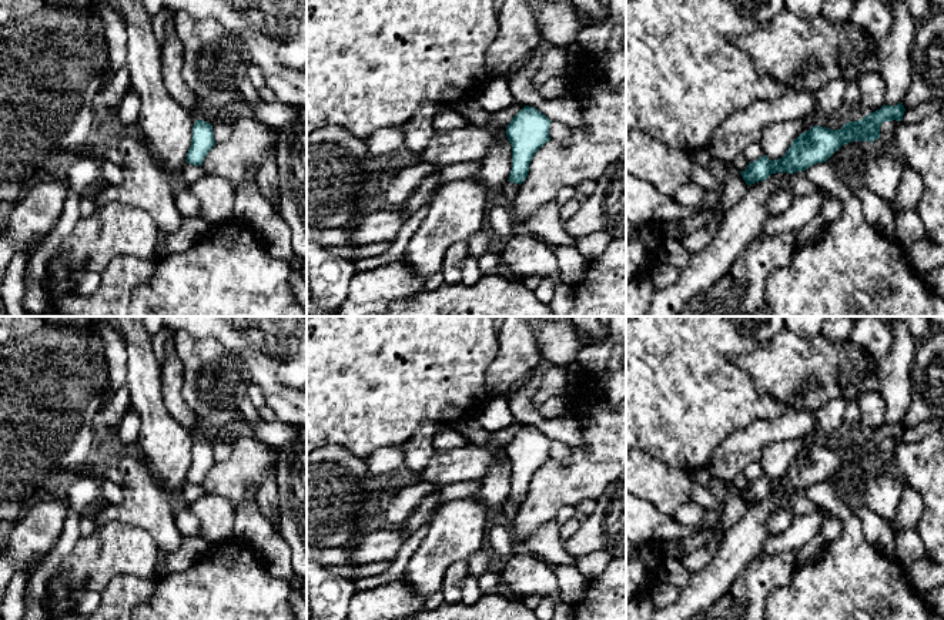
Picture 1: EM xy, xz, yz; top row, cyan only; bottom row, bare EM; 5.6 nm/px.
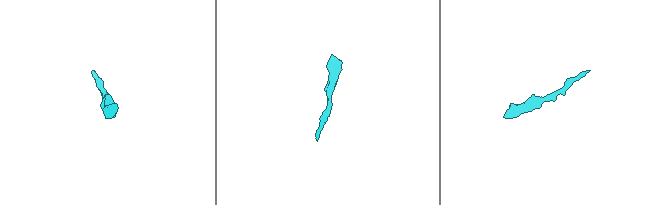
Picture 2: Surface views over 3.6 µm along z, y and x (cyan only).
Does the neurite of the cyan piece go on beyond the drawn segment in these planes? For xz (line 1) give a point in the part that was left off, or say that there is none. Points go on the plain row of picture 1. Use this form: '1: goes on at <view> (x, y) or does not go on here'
1: does not go on here

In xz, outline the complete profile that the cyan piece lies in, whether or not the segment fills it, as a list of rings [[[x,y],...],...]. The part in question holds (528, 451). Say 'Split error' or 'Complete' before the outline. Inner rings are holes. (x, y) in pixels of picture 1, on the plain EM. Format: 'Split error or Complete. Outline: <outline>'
Complete. Outline: [[[525,425],[508,443],[506,456],[512,465],[512,489],[509,499],[522,503],[536,470],[549,459],[550,440],[535,426]]]

